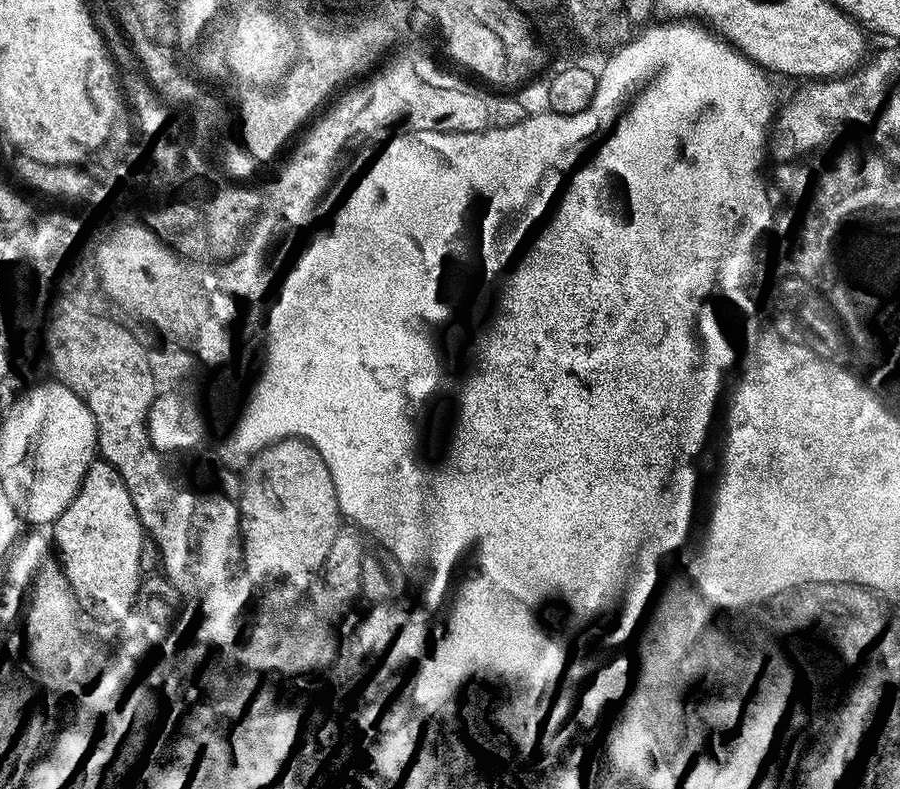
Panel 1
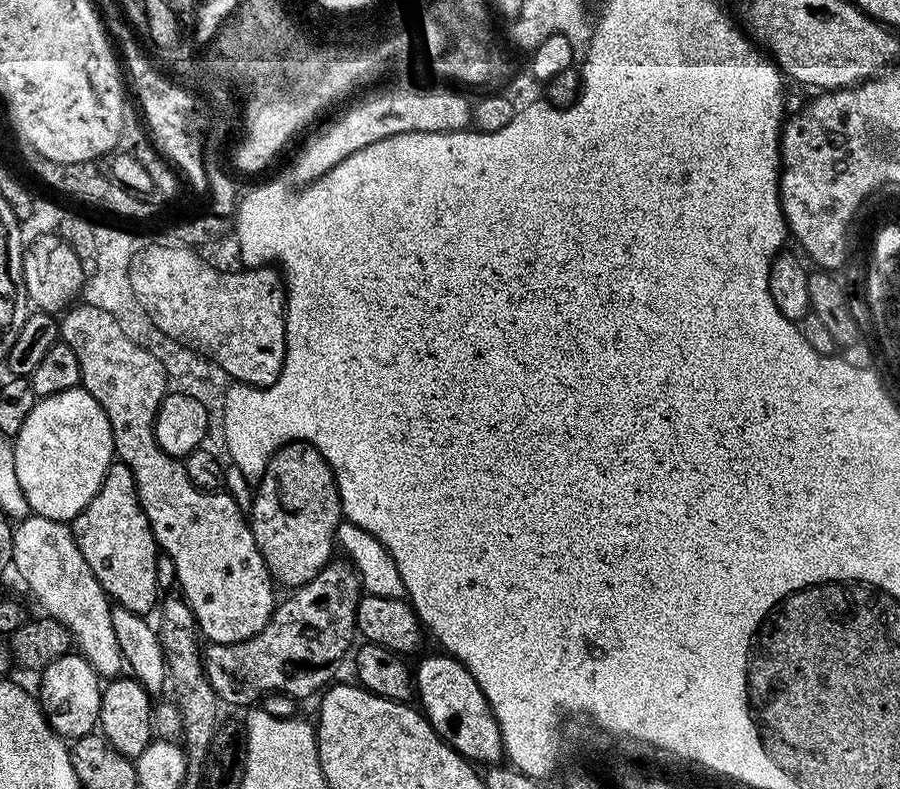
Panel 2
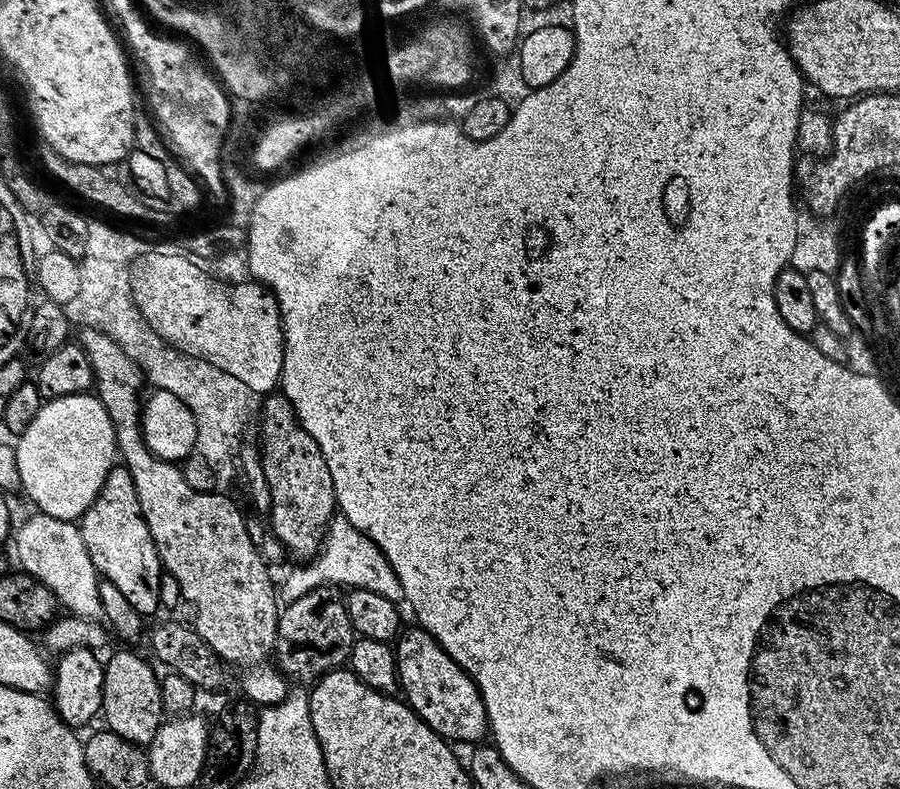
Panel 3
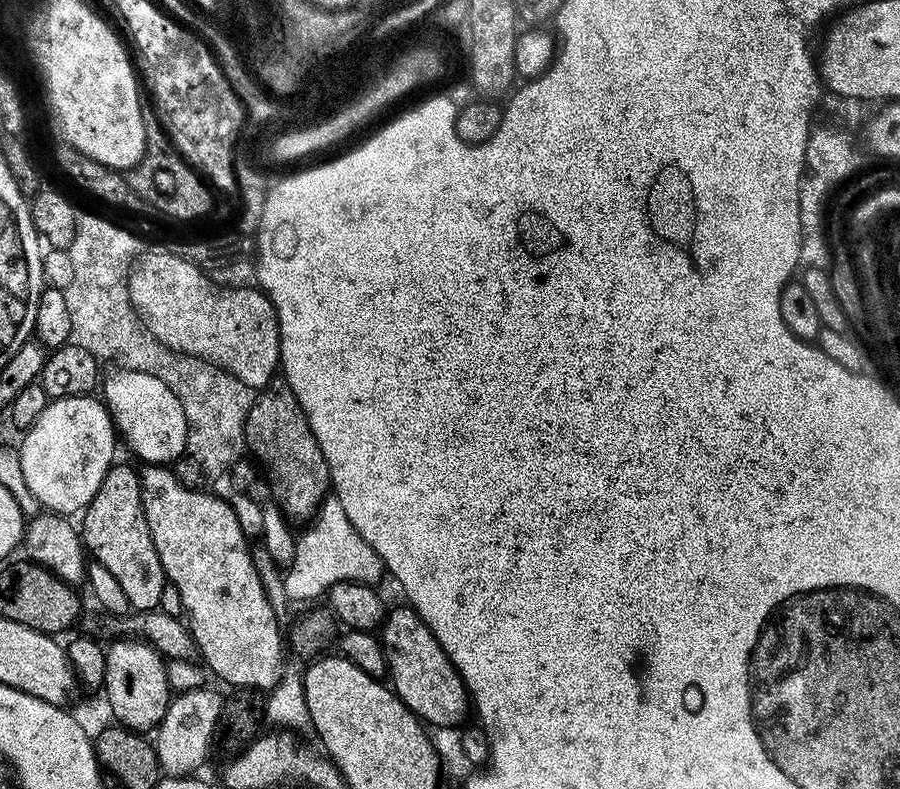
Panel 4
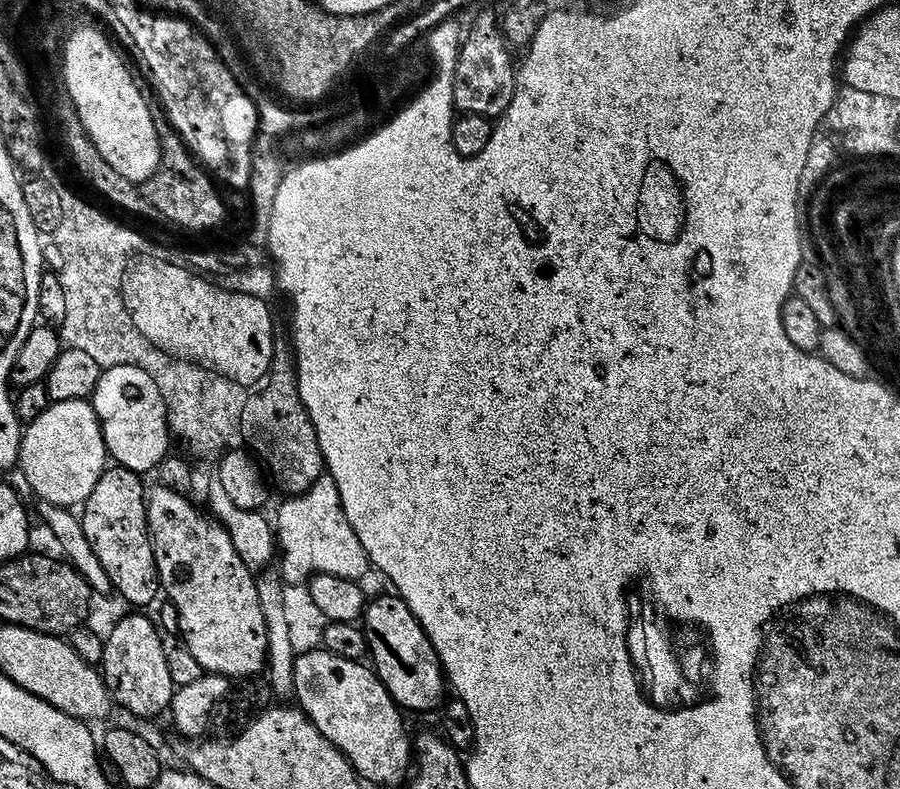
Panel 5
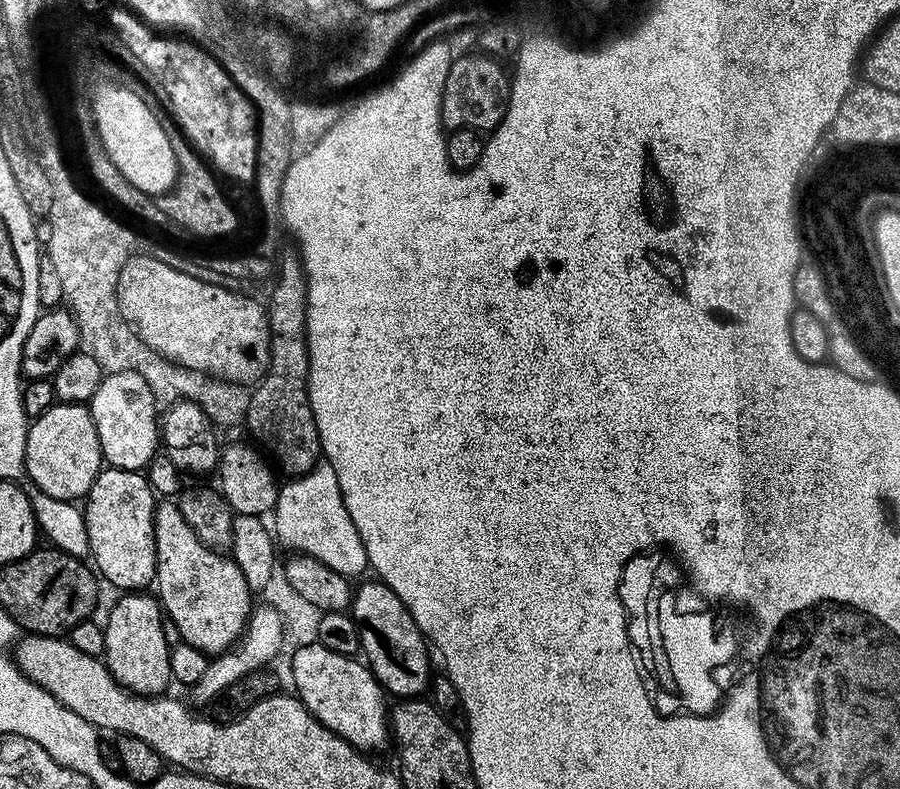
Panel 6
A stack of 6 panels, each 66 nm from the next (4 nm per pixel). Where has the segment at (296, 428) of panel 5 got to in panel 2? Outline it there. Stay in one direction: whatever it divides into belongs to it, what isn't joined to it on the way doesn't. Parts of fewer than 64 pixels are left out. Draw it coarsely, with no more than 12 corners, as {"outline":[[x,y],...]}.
{"outline":[[313,444],[272,455],[250,523],[277,585],[328,567],[344,515]]}

